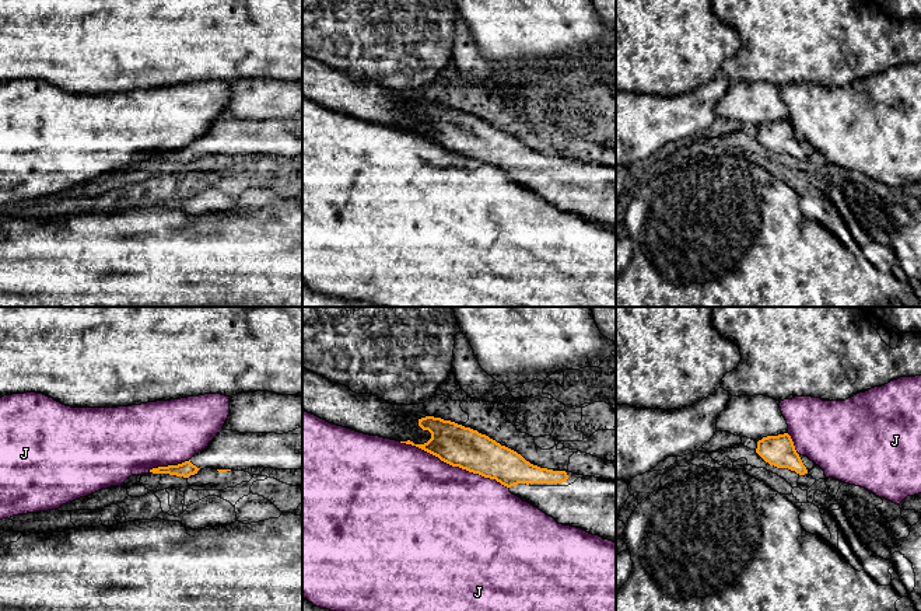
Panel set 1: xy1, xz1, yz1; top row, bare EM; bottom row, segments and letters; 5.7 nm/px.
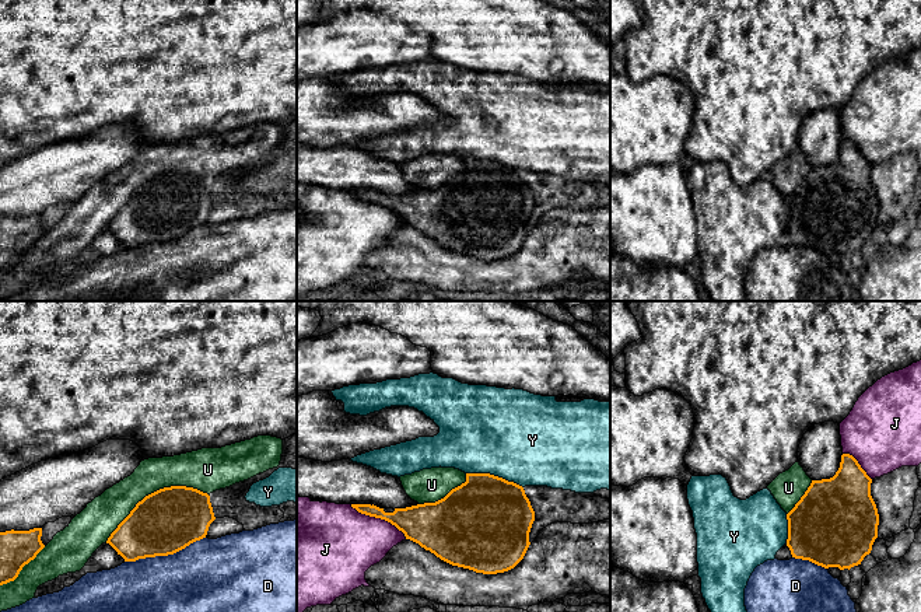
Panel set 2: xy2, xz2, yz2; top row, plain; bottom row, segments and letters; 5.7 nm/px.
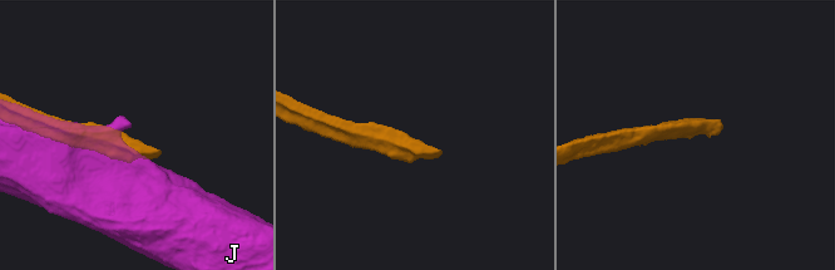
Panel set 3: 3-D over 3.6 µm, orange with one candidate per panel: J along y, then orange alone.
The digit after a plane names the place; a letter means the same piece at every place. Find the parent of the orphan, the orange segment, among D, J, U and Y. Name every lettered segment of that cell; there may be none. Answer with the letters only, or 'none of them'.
none of them

